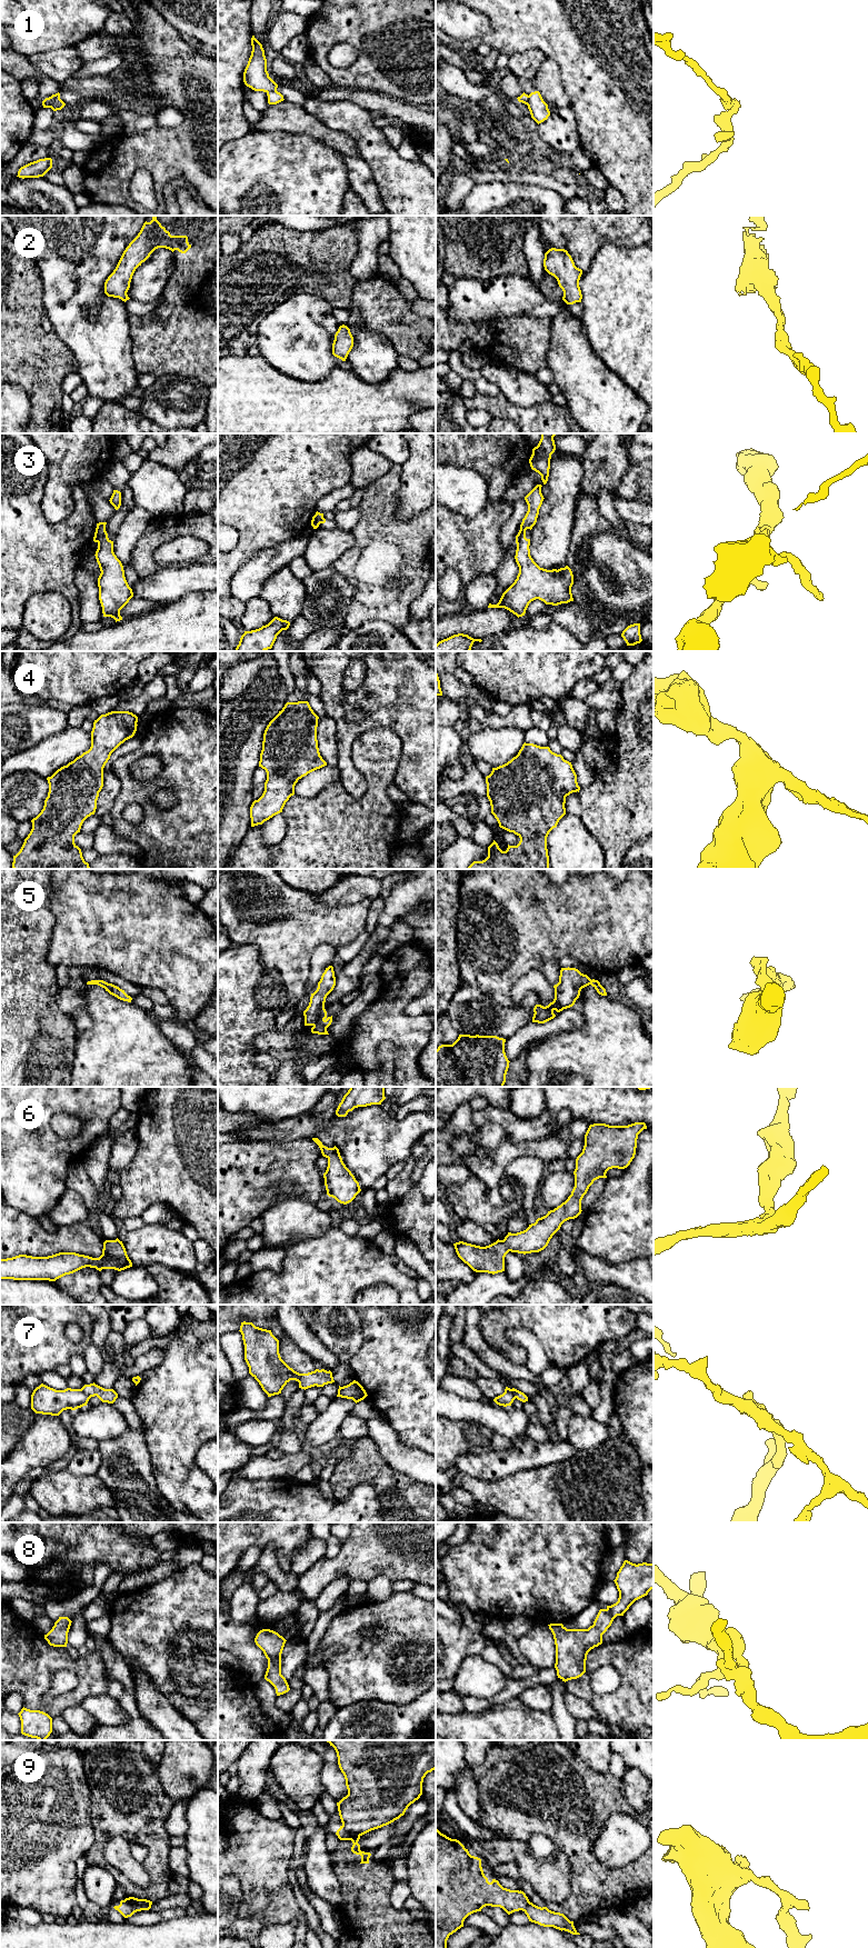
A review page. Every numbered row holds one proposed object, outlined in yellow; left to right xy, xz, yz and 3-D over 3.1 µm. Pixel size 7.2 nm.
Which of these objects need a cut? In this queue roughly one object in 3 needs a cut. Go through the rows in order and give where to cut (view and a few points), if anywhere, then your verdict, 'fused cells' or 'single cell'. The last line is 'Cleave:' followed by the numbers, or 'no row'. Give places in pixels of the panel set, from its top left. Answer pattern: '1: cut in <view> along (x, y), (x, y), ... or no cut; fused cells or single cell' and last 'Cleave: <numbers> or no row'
1: cut in xy along (51, 97), (51, 105), (49, 107); fused cells
2: no cut; single cell
3: cut in yz along (525, 531), (516, 542); fused cells
4: no cut; single cell
5: no cut; single cell
6: no cut; single cell
7: cut in yz along (505, 1389), (508, 1389), (516, 1397); fused cells
8: no cut; single cell
9: cut in xz along (342, 1824), (350, 1832), (359, 1836); fused cells
Cleave: 1, 3, 7, 9

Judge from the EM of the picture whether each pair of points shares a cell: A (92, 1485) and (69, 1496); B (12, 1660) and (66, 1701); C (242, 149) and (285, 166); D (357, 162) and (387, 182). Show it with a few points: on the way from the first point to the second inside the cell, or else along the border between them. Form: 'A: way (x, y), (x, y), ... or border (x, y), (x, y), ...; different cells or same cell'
A: way (87, 1490), (82, 1495), (75, 1495); same cell
B: way (29, 1677), (32, 1695), (49, 1706); same cell
C: way (252, 159), (259, 166), (275, 166); same cell
D: border (359, 157), (368, 166), (380, 196); different cells

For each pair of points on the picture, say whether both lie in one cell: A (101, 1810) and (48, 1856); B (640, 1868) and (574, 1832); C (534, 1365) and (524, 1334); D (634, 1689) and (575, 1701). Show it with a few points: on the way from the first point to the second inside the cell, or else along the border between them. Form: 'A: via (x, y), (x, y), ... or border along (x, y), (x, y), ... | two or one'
A: border along (90, 1794), (90, 1847) | two
B: via (620, 1876), (602, 1876), (579, 1852) | one
C: via (534, 1357), (534, 1347), (528, 1341) | one
D: border along (566, 1689), (582, 1698), (600, 1718) | two

